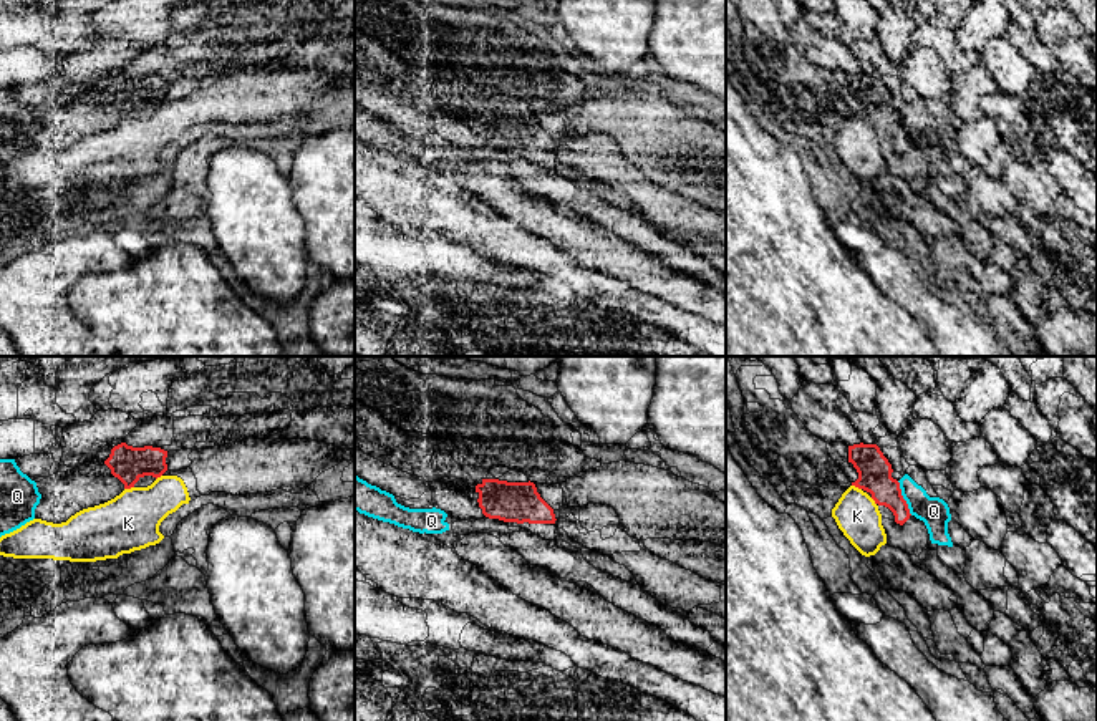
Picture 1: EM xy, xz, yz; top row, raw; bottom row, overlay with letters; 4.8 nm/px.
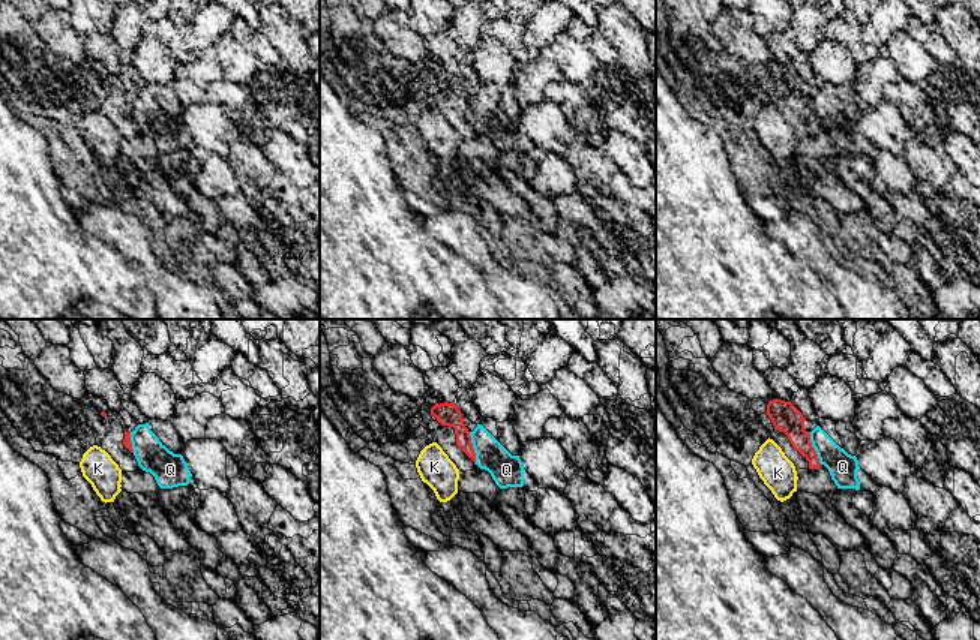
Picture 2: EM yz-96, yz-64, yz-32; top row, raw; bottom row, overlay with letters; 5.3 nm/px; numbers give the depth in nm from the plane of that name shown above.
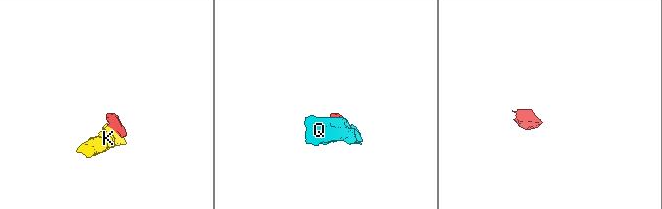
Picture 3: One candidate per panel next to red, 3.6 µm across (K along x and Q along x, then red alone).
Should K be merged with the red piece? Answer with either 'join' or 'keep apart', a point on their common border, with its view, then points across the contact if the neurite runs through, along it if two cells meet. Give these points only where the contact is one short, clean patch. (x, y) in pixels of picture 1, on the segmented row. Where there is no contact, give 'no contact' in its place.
keep apart | xy (128, 488) | along xy (133, 486), (125, 489)

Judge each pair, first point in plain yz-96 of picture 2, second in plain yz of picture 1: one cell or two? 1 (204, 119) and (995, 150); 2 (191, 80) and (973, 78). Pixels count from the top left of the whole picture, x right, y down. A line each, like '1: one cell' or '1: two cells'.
1: one cell
2: one cell

